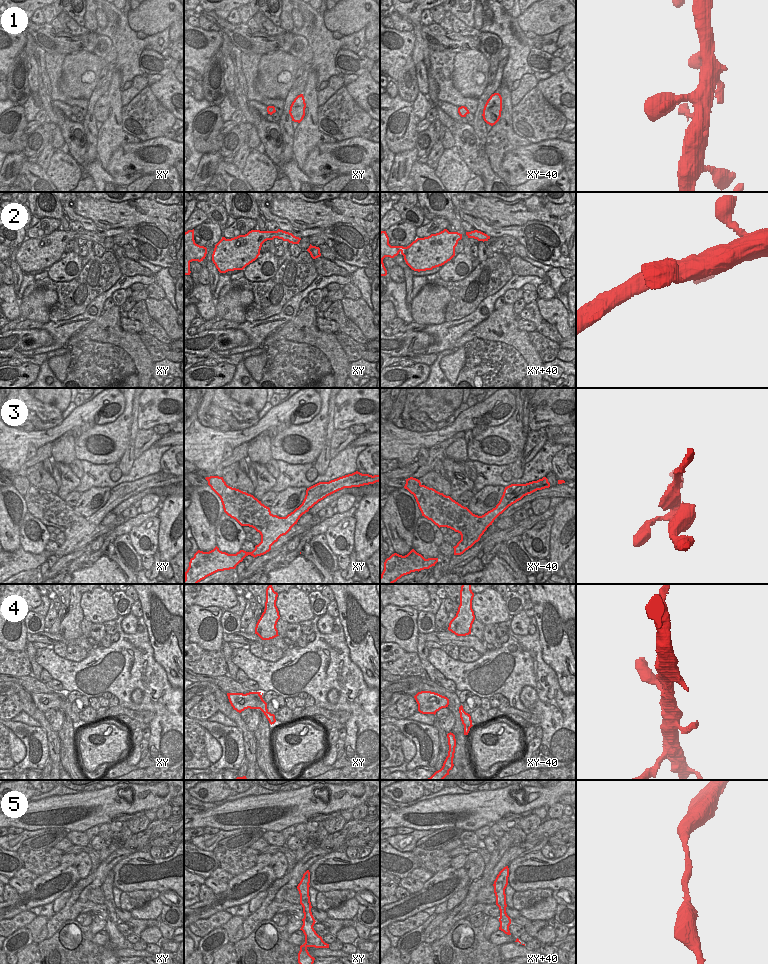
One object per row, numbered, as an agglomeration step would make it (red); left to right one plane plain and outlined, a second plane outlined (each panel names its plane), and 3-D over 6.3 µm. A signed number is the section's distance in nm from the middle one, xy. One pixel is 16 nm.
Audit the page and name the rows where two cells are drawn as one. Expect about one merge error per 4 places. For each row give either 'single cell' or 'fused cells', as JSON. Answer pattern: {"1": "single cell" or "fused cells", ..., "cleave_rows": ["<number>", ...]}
{"1": "single cell", "2": "single cell", "3": "fused cells", "4": "single cell", "5": "single cell", "cleave_rows": ["3"]}

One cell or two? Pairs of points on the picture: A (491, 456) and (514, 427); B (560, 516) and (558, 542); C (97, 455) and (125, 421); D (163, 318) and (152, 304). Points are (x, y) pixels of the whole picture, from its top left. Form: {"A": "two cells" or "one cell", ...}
{"A": "one cell", "B": "one cell", "C": "one cell", "D": "one cell"}

